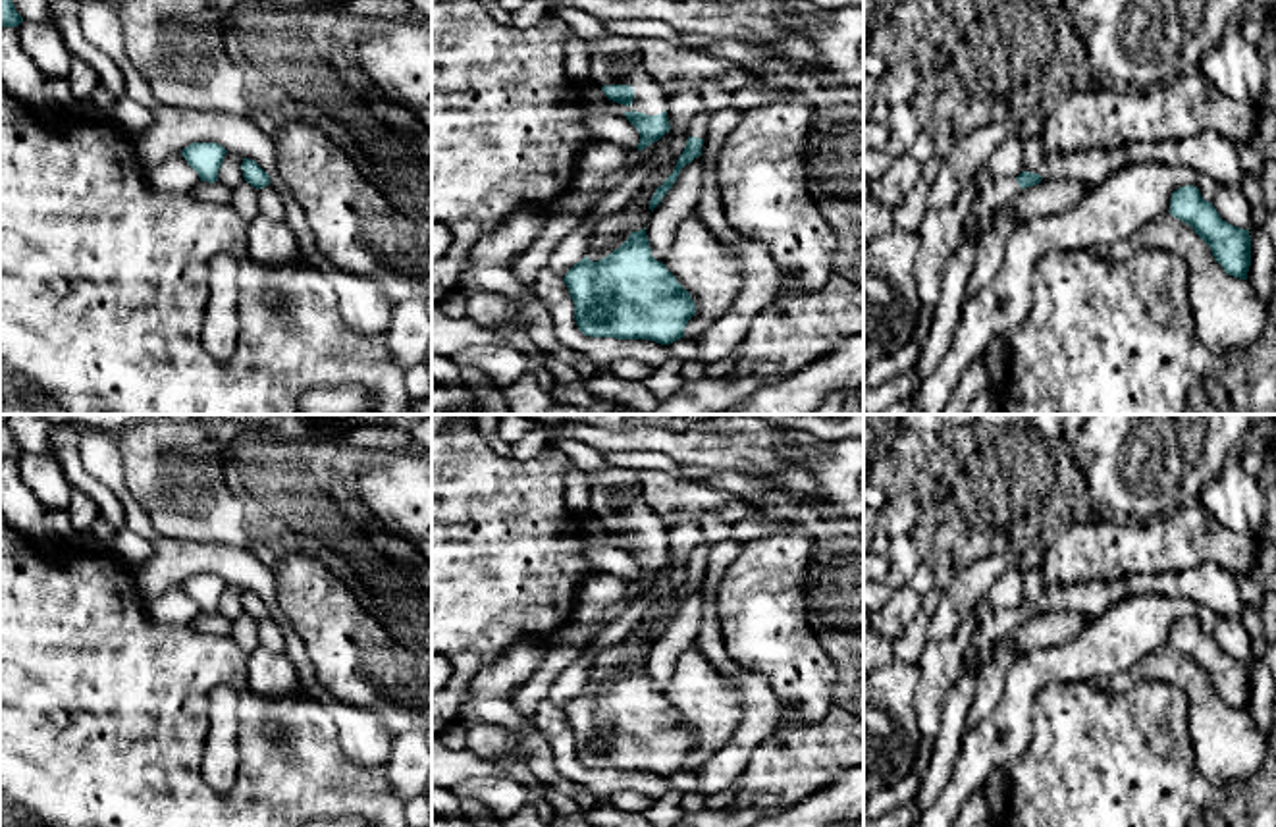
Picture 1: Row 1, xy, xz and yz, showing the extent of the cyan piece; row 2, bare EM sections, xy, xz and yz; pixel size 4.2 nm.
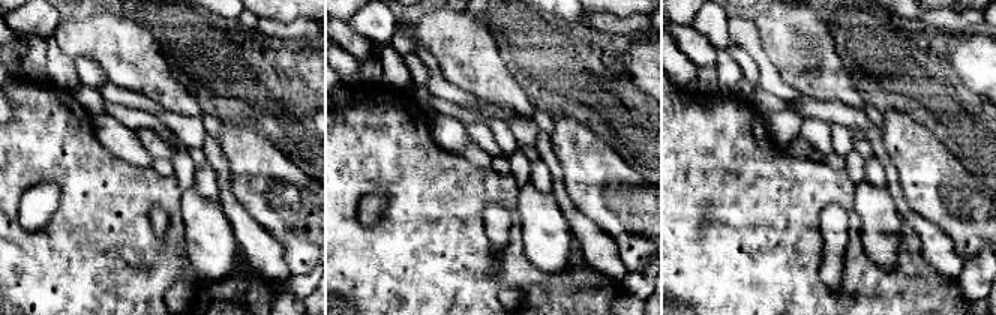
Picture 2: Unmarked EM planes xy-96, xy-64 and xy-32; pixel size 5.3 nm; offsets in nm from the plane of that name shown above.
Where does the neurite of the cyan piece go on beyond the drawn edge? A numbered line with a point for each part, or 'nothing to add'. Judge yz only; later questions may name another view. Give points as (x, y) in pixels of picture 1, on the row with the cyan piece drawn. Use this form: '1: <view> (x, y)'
1: yz (1005, 189)

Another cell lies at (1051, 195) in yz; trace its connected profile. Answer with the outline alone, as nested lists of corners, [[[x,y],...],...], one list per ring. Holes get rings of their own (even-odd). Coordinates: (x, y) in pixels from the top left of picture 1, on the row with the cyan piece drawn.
[[[1041,179],[1002,206],[993,220],[991,231],[977,247],[975,268],[970,278],[970,299],[979,295],[997,276],[1002,247],[1012,229],[1025,220],[1064,212],[1085,199],[1087,191],[1070,179]]]

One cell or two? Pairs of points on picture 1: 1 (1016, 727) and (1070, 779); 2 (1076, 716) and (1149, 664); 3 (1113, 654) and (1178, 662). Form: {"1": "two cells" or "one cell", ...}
{"1": "two cells", "2": "two cells", "3": "two cells"}

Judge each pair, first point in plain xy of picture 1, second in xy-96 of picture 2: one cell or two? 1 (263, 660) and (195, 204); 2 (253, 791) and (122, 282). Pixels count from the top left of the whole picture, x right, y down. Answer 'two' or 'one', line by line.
1: one
2: one

